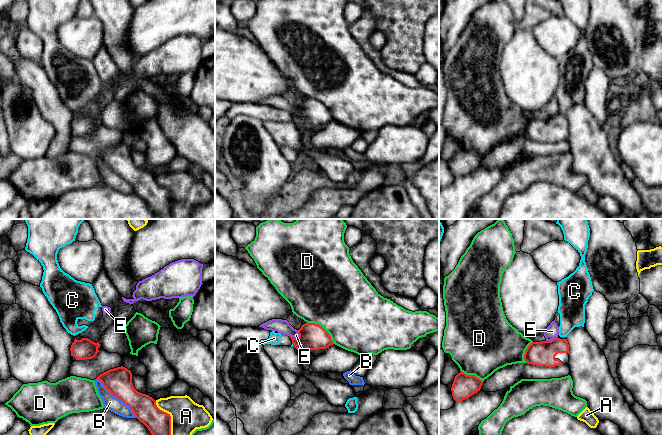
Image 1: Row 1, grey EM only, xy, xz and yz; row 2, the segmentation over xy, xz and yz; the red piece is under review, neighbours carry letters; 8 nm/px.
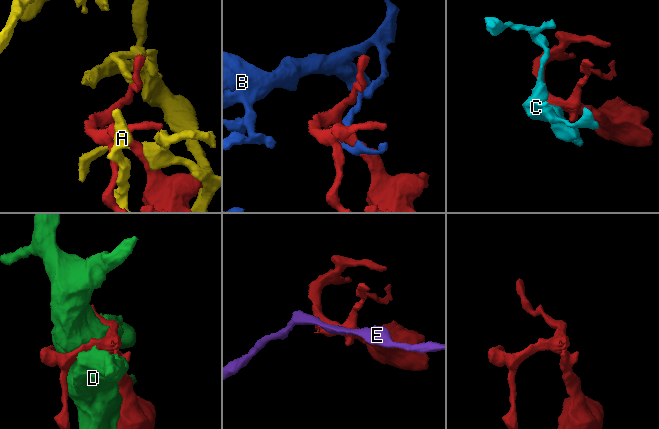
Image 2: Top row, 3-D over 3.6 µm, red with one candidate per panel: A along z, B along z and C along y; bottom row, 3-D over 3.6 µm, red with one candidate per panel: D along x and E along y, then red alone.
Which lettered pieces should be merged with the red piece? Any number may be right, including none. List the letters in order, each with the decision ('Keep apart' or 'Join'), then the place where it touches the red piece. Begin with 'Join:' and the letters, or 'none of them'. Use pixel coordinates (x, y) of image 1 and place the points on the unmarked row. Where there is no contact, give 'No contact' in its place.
Join: C
A: Keep apart. Touches red at xy (170, 196)
B: Keep apart. Touches red at xy (117, 173)
C: Join. Touches red at xz (293, 121)
D: Keep apart. Touches red at xz (323, 104)
E: Keep apart. Touches red at xz (295, 114)

